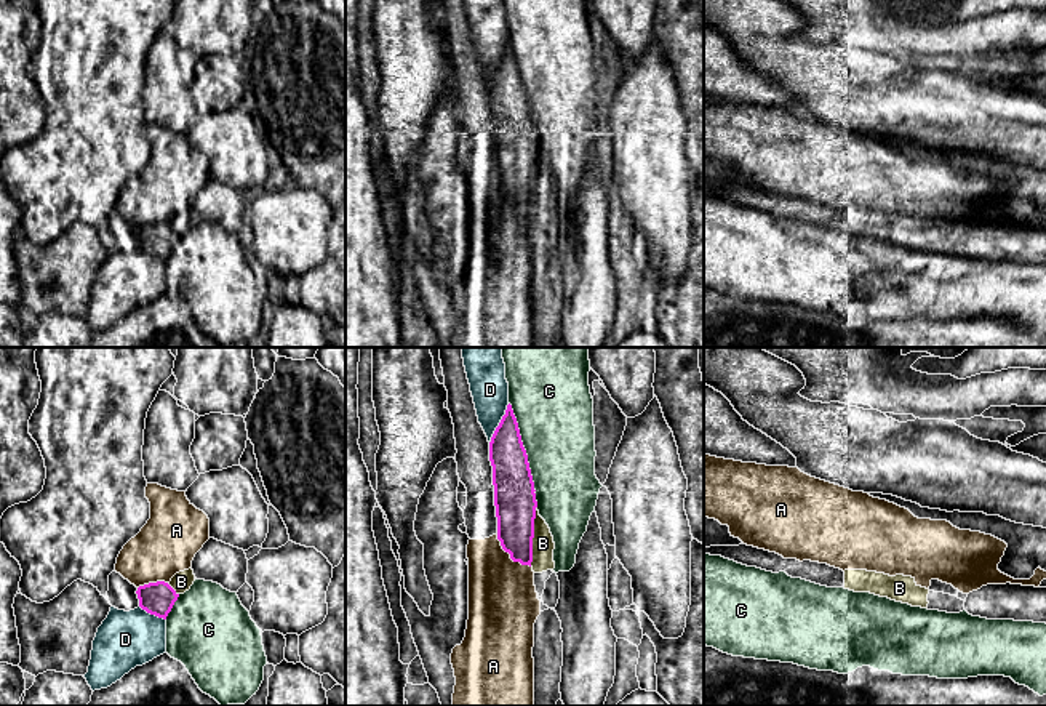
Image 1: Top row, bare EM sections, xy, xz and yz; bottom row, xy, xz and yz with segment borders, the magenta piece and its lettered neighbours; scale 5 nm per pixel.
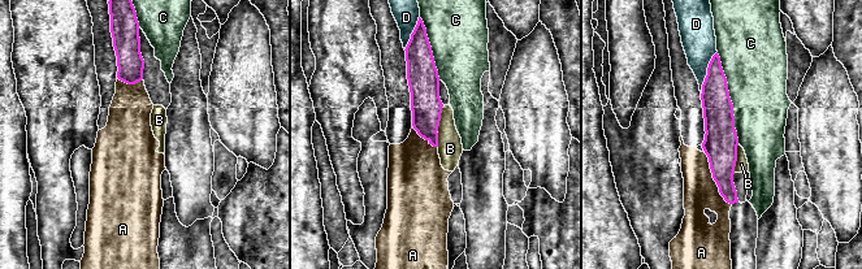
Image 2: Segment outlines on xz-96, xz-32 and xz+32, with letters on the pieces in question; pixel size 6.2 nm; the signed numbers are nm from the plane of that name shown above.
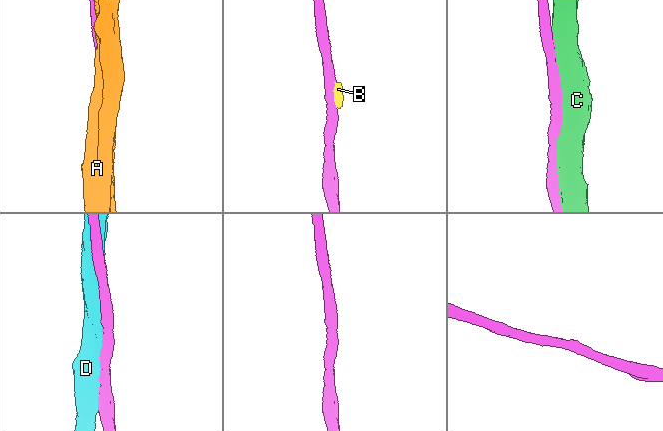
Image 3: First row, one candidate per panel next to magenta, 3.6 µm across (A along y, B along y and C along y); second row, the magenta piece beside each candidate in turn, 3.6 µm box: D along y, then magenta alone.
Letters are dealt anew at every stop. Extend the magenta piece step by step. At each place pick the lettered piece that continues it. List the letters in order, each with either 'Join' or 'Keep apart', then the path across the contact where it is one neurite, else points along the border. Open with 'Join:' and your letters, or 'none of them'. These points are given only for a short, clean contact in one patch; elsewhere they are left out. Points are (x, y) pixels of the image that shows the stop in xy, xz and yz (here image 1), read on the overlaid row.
Join: none of them
A: Keep apart
B: Keep apart
C: Keep apart
D: Keep apart

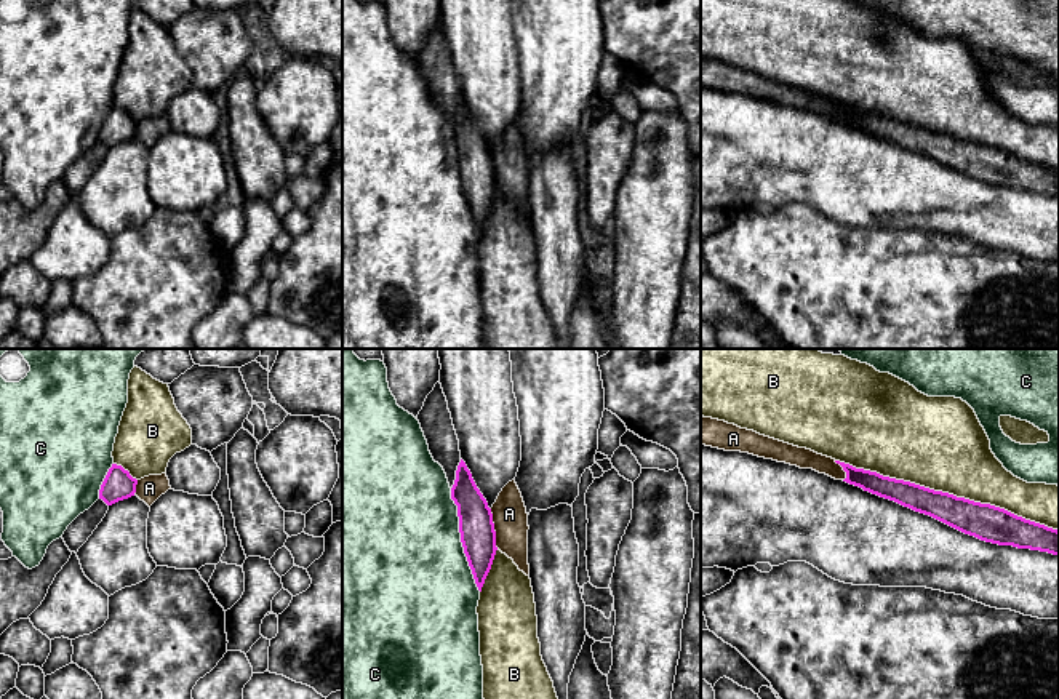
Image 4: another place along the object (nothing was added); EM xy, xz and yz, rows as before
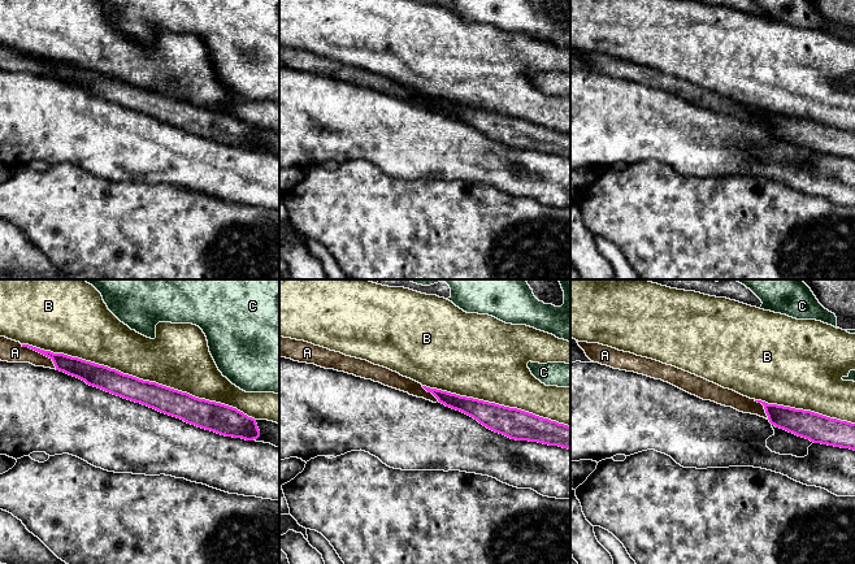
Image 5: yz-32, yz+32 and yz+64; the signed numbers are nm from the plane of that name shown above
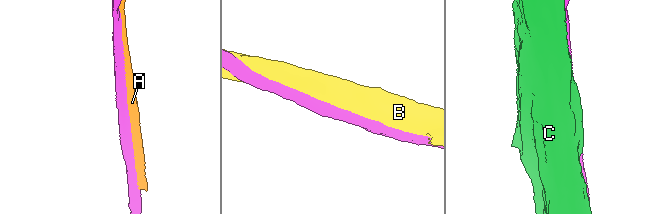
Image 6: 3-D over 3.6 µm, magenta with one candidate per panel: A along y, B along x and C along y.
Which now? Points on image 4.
Join: none of them
A: Keep apart
B: Keep apart
C: Keep apart

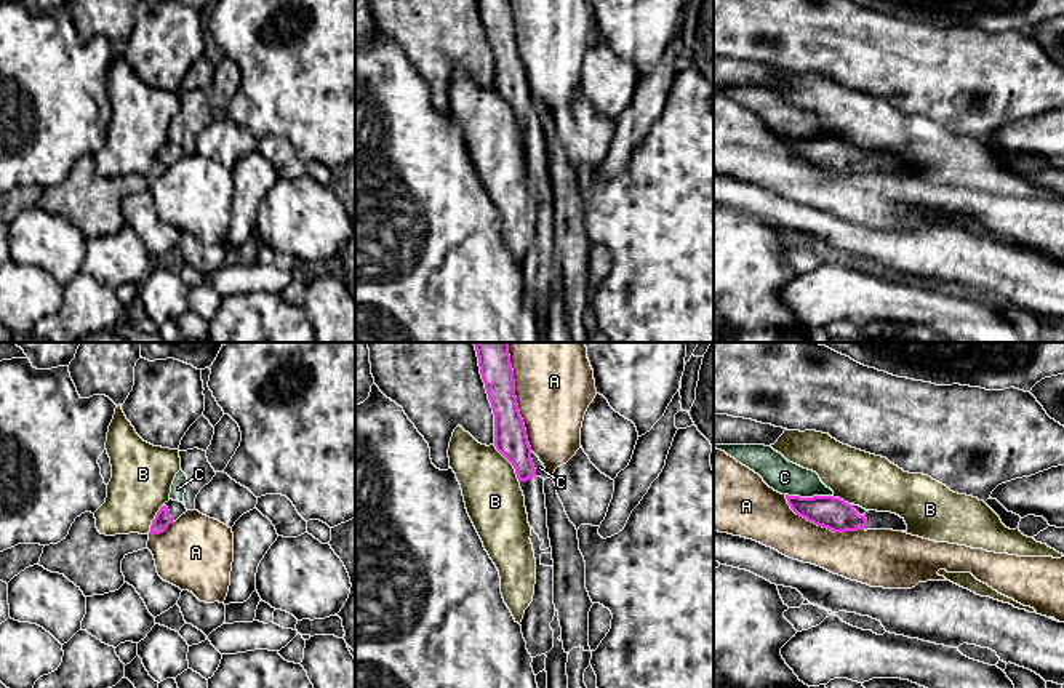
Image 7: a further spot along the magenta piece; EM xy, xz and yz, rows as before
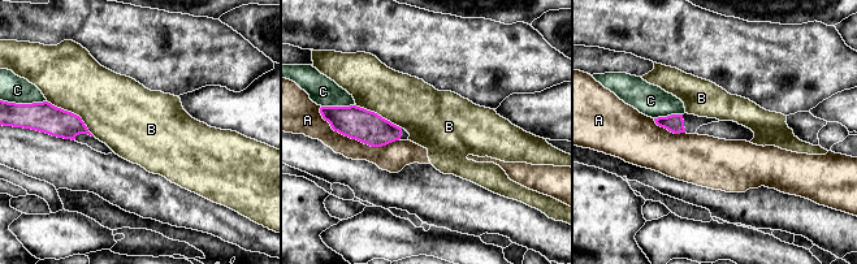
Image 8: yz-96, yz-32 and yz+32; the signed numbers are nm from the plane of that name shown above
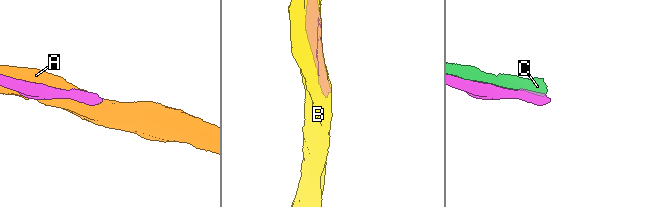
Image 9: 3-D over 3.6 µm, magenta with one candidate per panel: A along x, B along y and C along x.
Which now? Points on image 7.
Join: none of them
A: Keep apart
B: Keep apart
C: Keep apart

